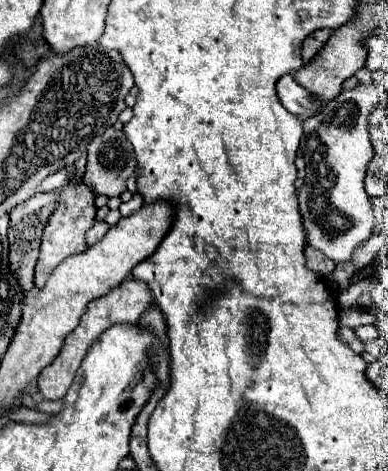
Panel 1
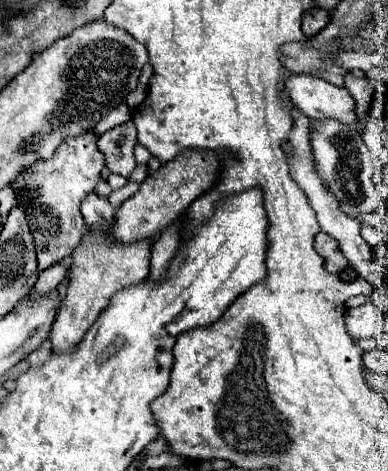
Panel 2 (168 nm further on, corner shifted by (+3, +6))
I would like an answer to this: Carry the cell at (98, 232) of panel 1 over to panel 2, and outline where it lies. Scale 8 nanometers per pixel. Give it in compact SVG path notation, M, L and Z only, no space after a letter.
M90 192L86 200L82 200L82 216L86 220L88 228L94 228L98 224L106 224L114 218L114 208L110 206L106 196L98 196L96 192Z

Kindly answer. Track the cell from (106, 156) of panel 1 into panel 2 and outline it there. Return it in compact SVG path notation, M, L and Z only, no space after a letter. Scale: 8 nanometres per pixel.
M128 120L108 132L104 132L98 140L98 148L106 156L106 166L110 172L120 174L124 178L130 176L130 172L136 168L134 160L134 146L136 146L136 128L134 122Z

